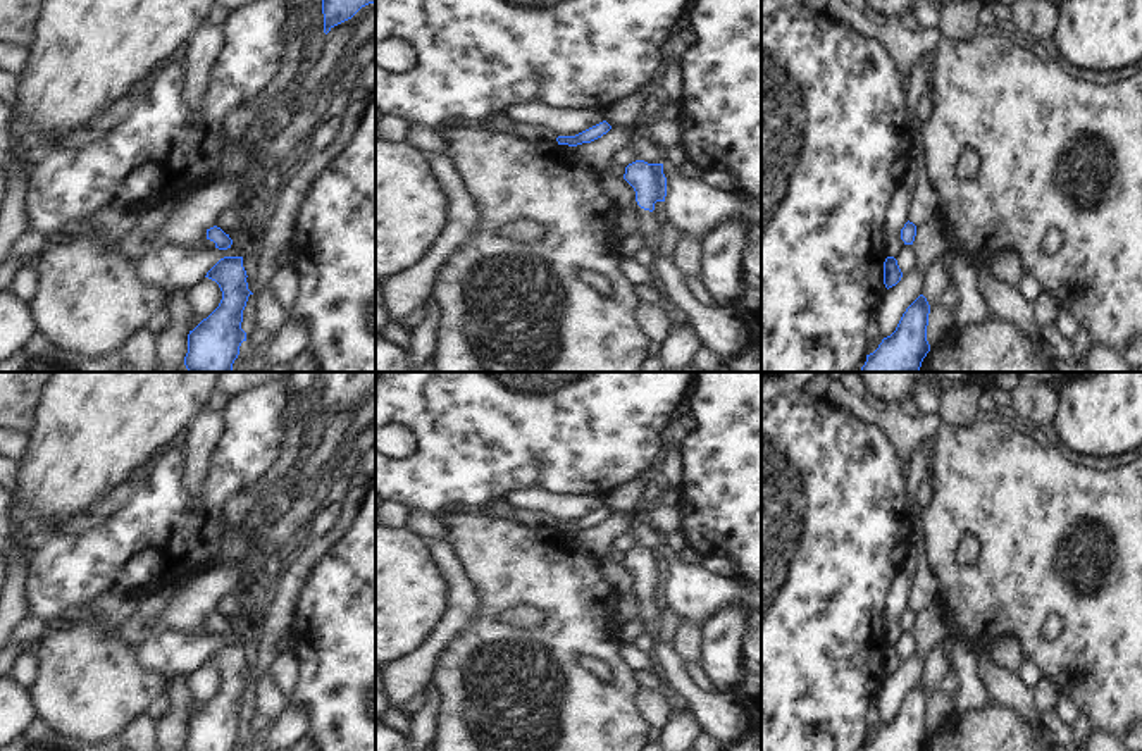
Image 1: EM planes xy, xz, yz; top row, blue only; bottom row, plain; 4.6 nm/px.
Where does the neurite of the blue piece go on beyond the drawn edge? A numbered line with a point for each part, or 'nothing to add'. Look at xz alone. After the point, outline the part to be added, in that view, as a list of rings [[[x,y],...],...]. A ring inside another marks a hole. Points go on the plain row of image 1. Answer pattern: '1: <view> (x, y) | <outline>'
1: xz (719, 715) | [[[636,584],[632,594],[639,605],[641,632],[651,639],[649,653],[655,670],[663,679],[663,687],[673,689],[687,703],[701,732],[711,735],[718,749],[725,751],[729,744],[753,730],[753,720],[732,691],[706,694],[694,686],[684,661],[660,636],[660,603],[663,599],[641,594]]]

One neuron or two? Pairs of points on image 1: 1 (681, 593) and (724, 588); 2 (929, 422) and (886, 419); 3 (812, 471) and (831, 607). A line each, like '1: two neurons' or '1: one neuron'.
1: one neuron
2: one neuron
3: one neuron

